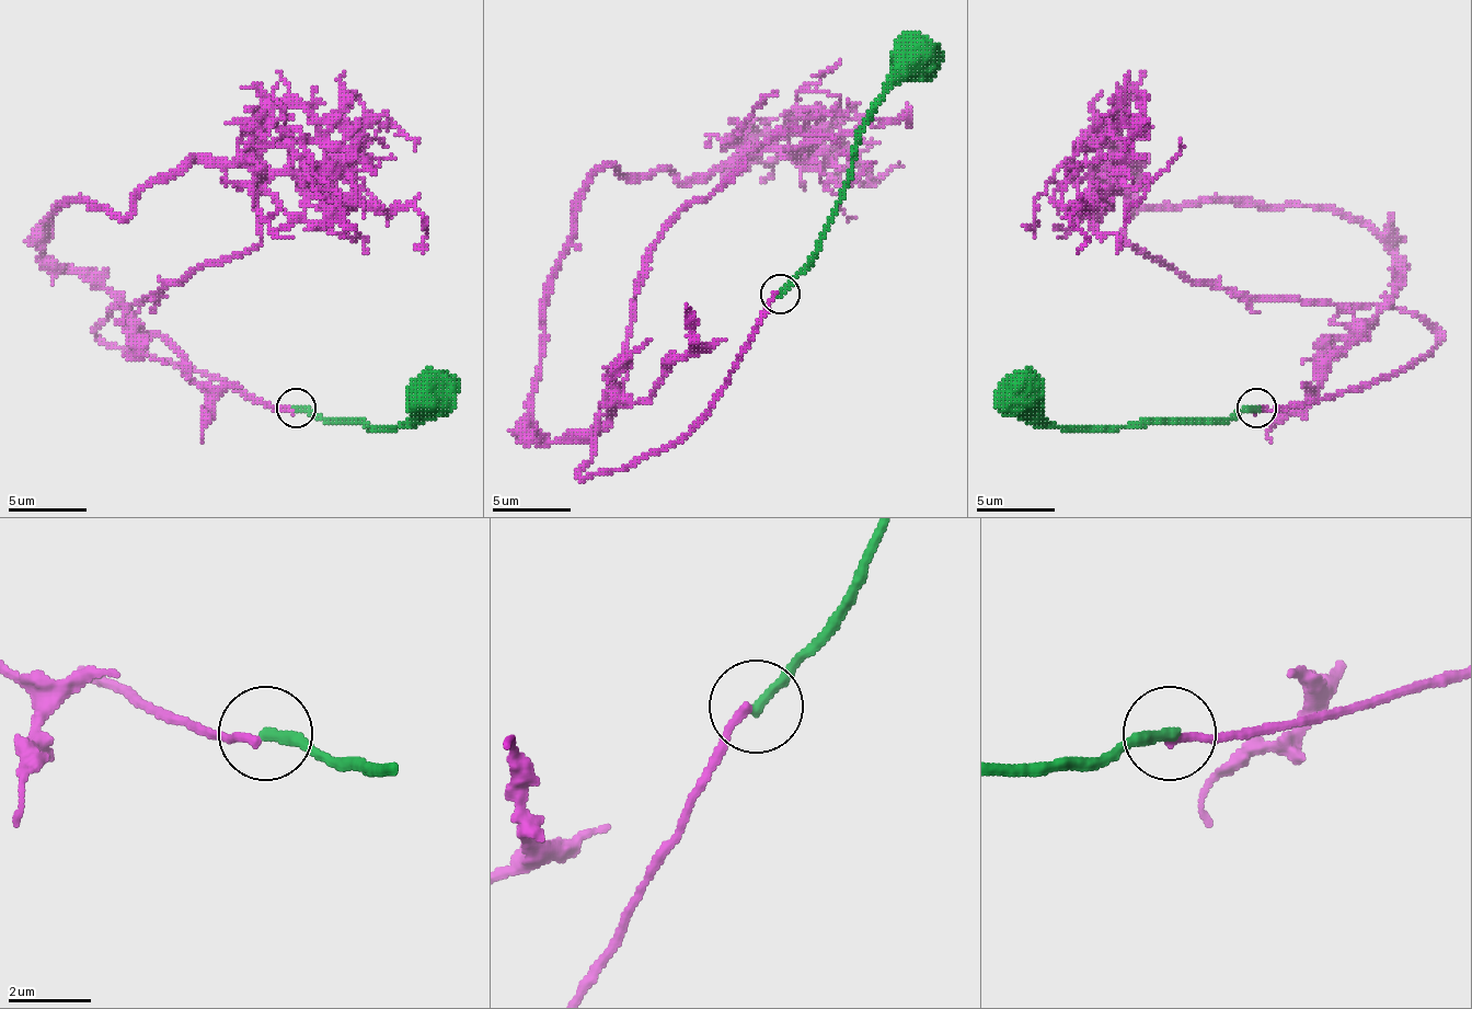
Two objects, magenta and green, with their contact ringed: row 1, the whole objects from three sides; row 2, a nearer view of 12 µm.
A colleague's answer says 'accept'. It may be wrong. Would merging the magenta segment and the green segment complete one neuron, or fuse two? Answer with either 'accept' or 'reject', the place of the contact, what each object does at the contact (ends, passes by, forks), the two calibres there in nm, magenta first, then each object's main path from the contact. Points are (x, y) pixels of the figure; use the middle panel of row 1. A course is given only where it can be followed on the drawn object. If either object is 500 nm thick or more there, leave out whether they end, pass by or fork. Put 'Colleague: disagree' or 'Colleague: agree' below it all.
reject | (780, 294) | magenta ends | green ends | 190/280 nm | magenta via (777, 293), (694, 426), (619, 470), (579, 473), (663, 229), (754, 155), (813, 150), (907, 115) | green via (781, 293), (816, 249), (843, 194), (852, 147), (867, 111), (887, 91), (922, 71), (939, 48)
Colleague: disagree

